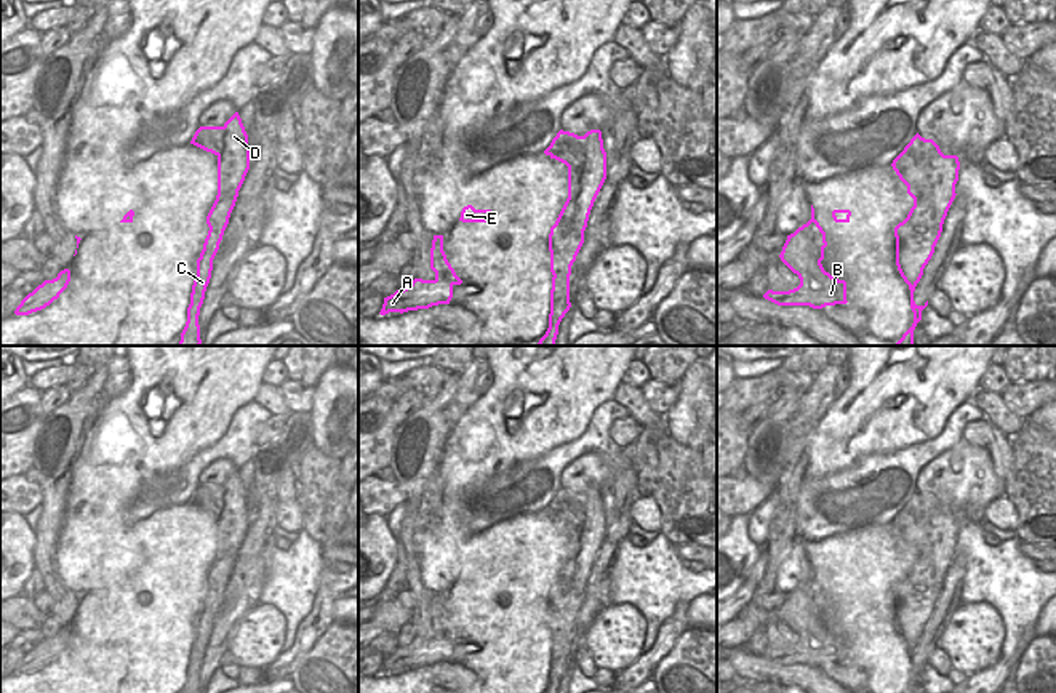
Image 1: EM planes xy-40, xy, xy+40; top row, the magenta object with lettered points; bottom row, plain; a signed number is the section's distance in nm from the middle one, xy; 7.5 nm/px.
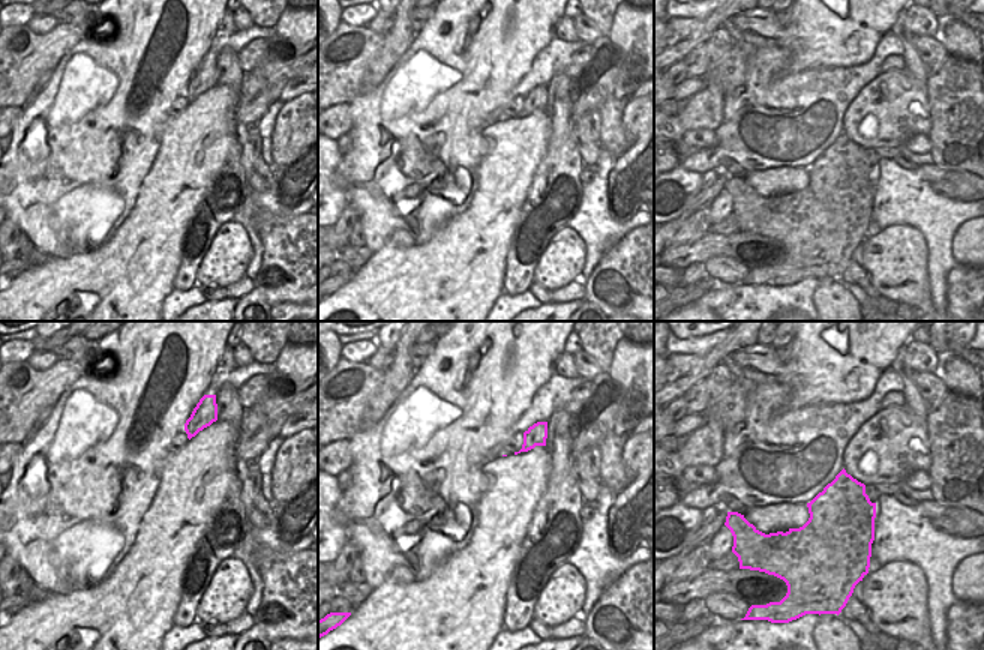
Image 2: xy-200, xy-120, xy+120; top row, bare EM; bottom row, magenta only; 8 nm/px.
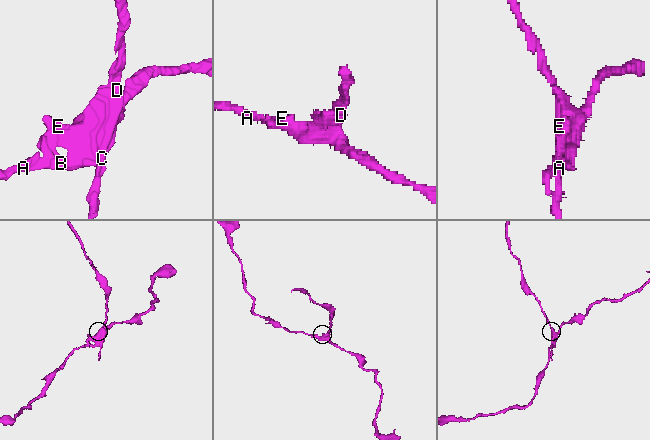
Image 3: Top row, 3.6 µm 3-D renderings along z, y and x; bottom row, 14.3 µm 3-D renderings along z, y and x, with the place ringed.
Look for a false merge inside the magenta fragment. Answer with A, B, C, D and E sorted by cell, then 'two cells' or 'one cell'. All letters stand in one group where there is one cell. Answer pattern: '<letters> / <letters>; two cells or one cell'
A B E / C D; two cells

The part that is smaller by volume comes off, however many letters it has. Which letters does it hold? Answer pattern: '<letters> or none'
C, D

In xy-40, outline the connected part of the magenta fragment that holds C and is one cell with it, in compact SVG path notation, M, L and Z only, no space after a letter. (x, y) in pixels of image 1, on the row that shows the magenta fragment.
M238 112L224 123L226 150L218 162L218 171L222 174L219 181L219 194L216 195L218 208L214 211L216 222L213 232L206 235L205 254L197 259L197 277L192 285L190 304L187 307L187 322L181 333L178 346L200 346L198 315L205 299L205 291L211 278L213 259L219 250L224 230L229 224L230 213L235 206L238 190L250 170L248 134Z

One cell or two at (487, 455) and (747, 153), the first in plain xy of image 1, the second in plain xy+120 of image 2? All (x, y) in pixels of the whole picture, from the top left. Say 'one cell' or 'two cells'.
two cells

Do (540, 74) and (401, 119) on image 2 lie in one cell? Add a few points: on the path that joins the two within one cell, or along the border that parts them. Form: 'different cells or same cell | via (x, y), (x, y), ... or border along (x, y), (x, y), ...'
different cells | border along (540, 50), (530, 71), (498, 107)

